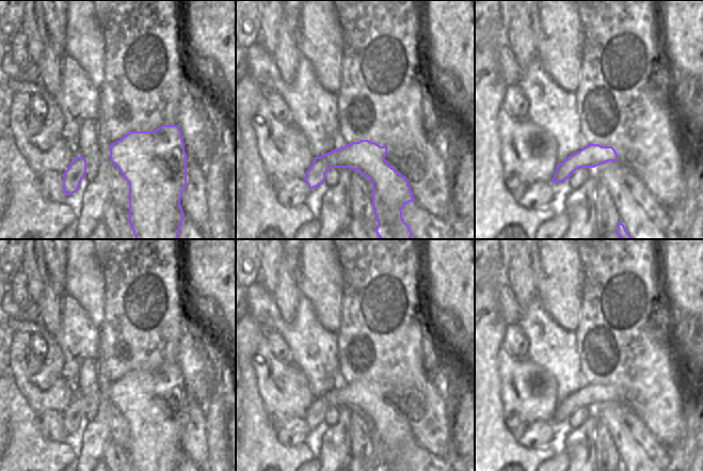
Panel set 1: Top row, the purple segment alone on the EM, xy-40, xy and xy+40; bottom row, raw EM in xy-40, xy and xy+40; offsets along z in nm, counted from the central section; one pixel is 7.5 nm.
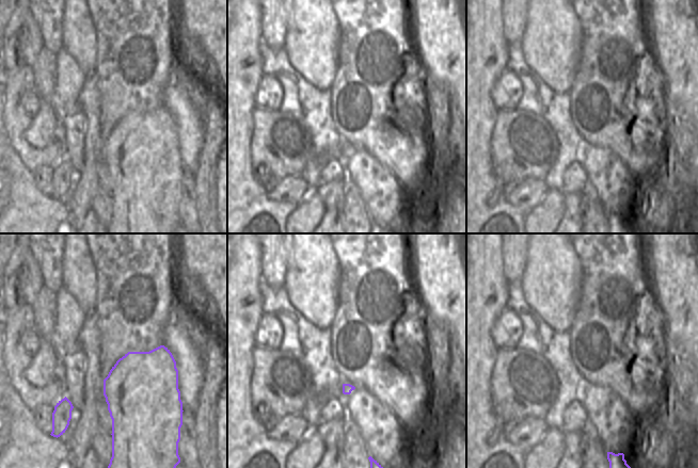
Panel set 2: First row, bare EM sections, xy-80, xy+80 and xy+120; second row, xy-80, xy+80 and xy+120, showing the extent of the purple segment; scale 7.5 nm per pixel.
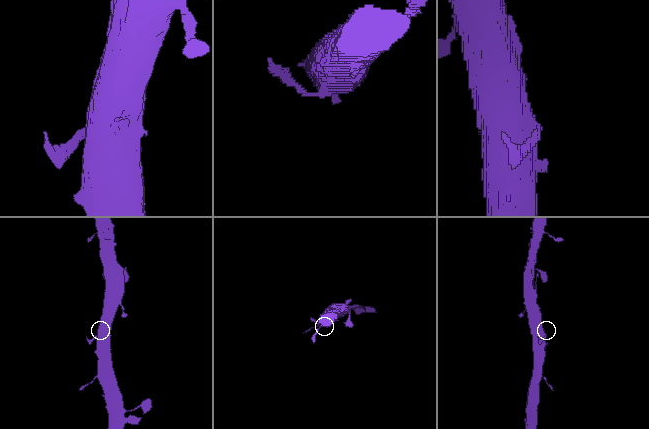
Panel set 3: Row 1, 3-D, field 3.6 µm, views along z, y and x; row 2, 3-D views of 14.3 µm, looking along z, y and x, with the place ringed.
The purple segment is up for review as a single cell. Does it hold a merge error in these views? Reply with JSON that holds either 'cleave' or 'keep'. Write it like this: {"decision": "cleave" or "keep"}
{"decision": "keep"}

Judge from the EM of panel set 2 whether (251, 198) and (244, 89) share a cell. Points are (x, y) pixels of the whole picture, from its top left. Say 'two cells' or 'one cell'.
one cell

